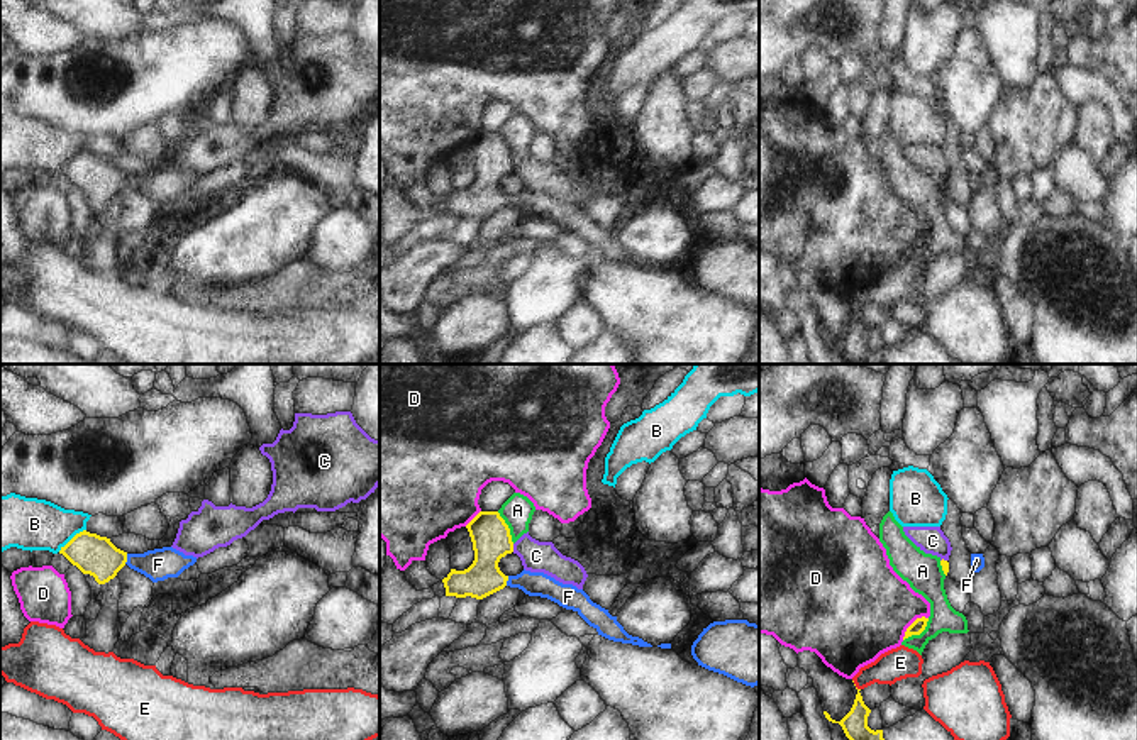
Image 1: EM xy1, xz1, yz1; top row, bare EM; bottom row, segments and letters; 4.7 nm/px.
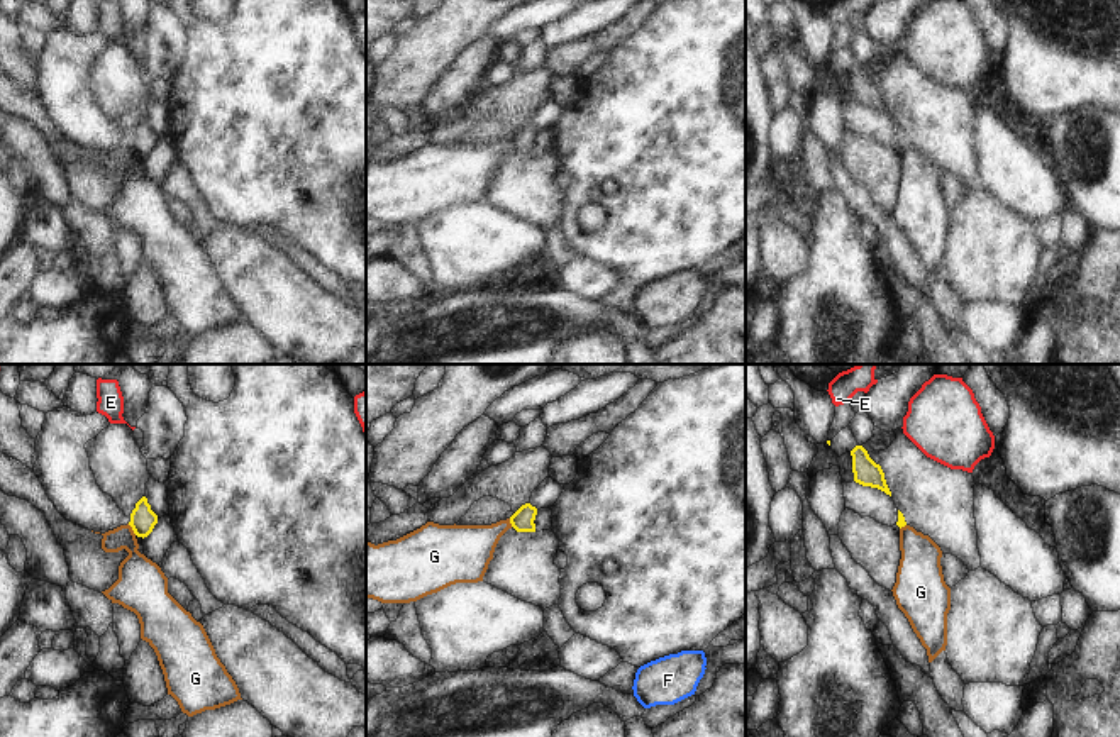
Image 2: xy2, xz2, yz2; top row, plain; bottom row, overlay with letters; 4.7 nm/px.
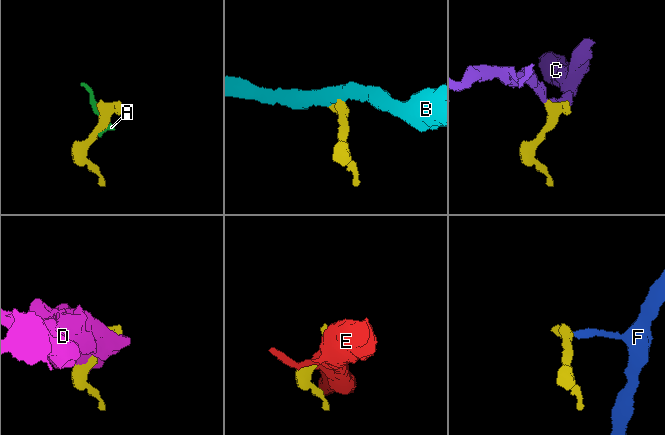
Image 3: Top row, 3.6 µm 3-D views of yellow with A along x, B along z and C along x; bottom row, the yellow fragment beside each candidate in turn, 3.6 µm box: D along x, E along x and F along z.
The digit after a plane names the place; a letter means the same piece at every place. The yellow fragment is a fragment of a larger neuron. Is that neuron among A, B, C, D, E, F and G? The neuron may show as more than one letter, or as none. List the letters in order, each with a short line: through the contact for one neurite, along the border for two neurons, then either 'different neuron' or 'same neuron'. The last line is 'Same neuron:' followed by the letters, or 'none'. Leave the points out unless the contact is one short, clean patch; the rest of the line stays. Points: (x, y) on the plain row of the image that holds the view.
A: line yz1 (929, 239), (919, 254), (912, 254), (904, 261); different neuron
B: line xy1 (85, 149), (77, 153), (58, 171); different neuron
C: line xz1 (512, 165), (514, 171); different neuron
D: different neuron
E: line yz1 (853, 300), (859, 310); different neuron
F: line xy1 (92, 175), (102, 180), (126, 180), (158, 185); same neuron
G: line xy2 (127, 144), (136, 155); different neuron
Same neuron: F

